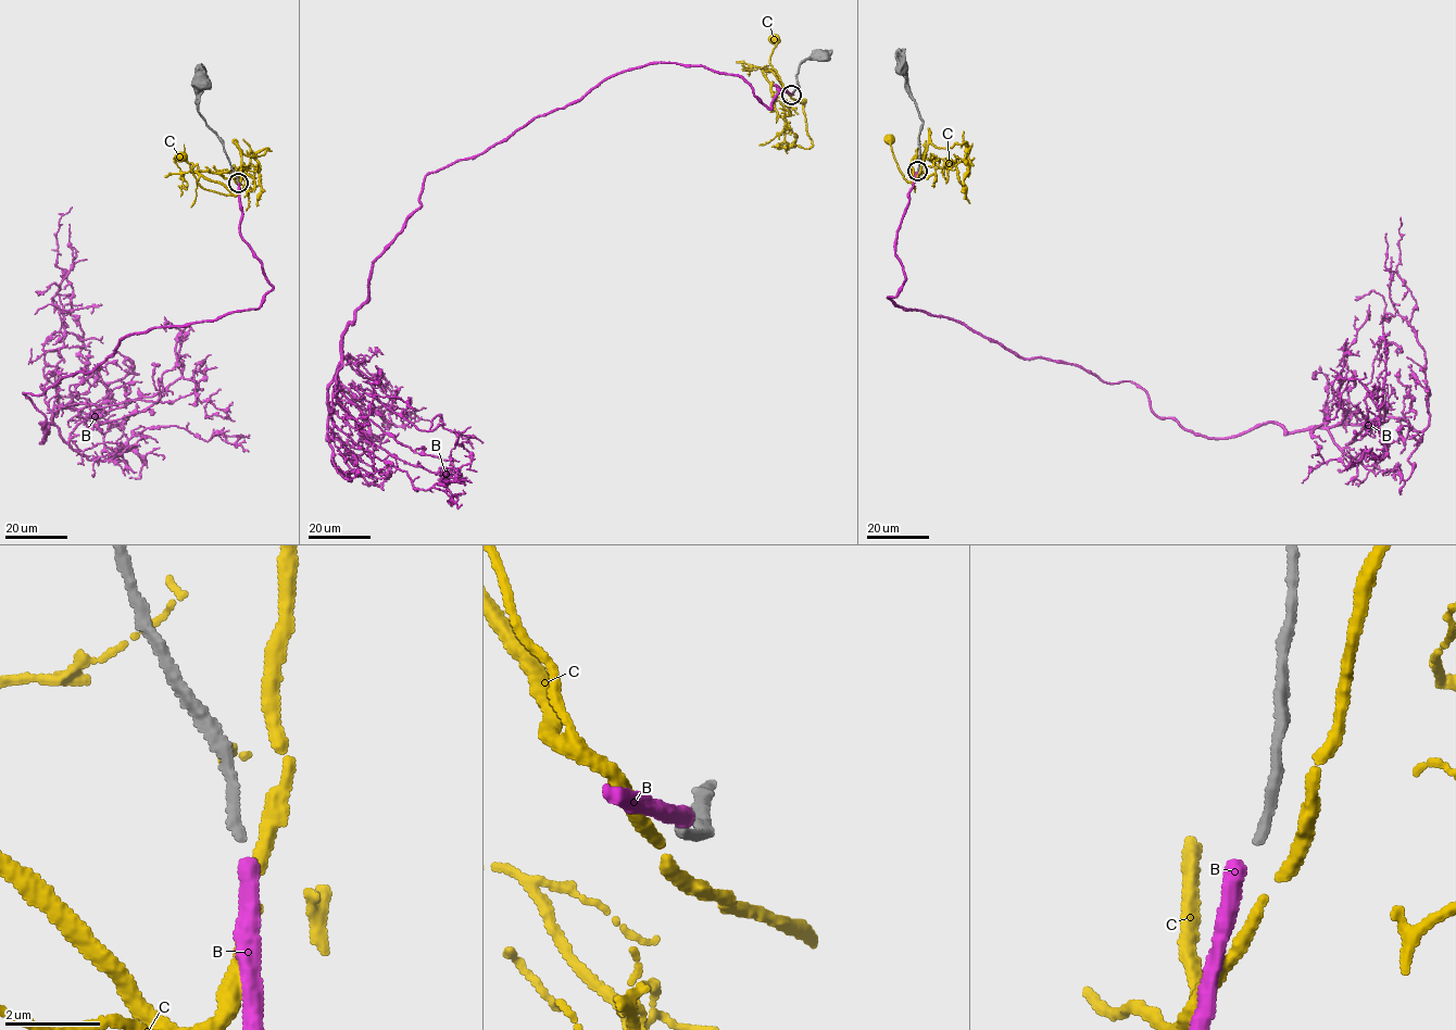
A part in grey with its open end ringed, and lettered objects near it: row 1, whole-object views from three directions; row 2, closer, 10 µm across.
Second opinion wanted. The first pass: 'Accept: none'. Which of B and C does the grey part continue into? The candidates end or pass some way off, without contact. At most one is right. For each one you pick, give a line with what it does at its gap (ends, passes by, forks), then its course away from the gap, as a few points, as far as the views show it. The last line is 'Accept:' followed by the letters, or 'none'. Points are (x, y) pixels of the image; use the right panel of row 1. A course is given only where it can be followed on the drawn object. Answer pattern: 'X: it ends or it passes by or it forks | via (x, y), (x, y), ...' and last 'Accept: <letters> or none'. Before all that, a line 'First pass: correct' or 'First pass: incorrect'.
First pass: correct
Accept: none

